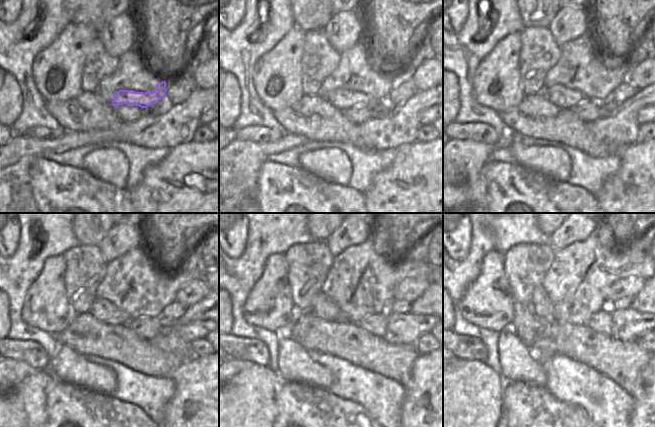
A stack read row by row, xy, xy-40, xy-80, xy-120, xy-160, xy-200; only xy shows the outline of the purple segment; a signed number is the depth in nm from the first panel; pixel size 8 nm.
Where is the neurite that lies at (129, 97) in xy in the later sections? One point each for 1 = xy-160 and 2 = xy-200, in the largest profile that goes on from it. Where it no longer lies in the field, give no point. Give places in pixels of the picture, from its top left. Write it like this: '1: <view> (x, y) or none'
1: xy-160 (324, 307)
2: xy-200 (541, 305)

